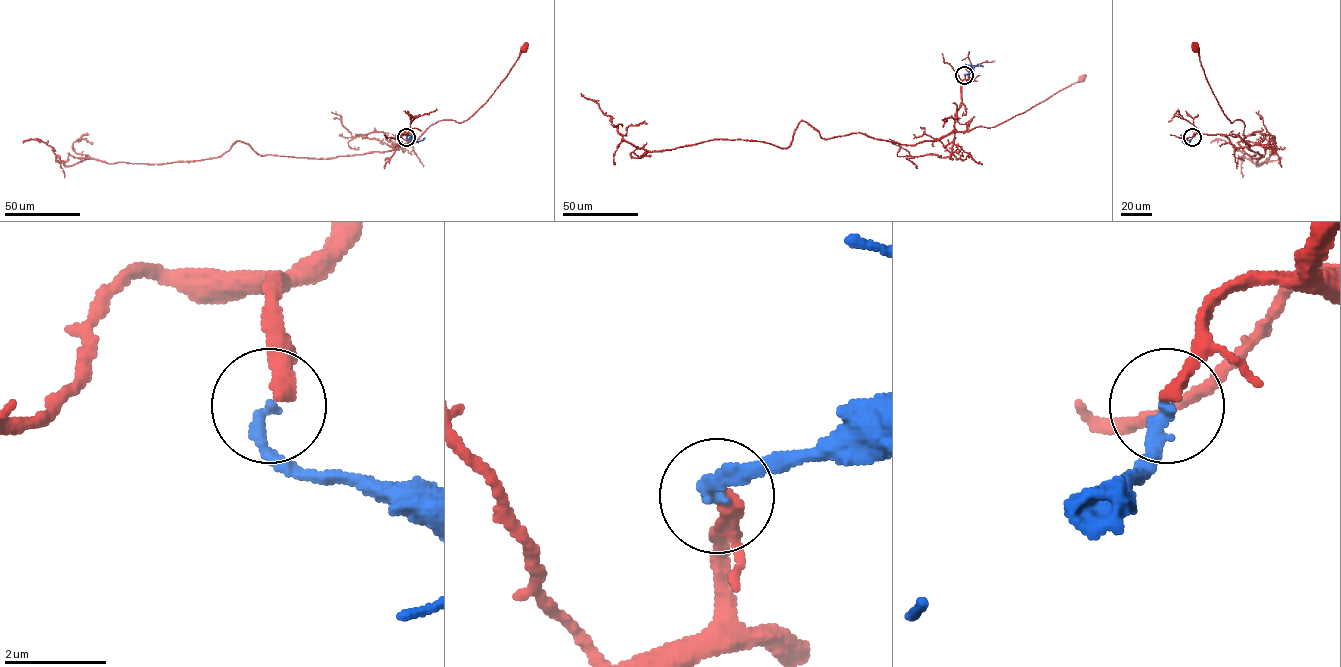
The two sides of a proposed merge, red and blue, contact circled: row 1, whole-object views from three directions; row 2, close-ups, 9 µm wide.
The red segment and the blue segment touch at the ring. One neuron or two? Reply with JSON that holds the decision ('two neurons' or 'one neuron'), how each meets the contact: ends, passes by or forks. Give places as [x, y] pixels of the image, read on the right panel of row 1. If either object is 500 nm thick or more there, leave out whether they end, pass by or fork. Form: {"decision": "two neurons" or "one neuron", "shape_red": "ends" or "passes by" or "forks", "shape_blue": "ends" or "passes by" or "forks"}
{"decision": "one neuron", "shape_red": "ends", "shape_blue": "ends"}

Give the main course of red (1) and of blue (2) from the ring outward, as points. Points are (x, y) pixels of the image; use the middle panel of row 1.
1: (965, 75), (954, 132), (993, 127), (1082, 78)
2: (964, 75), (976, 65), (983, 67)

